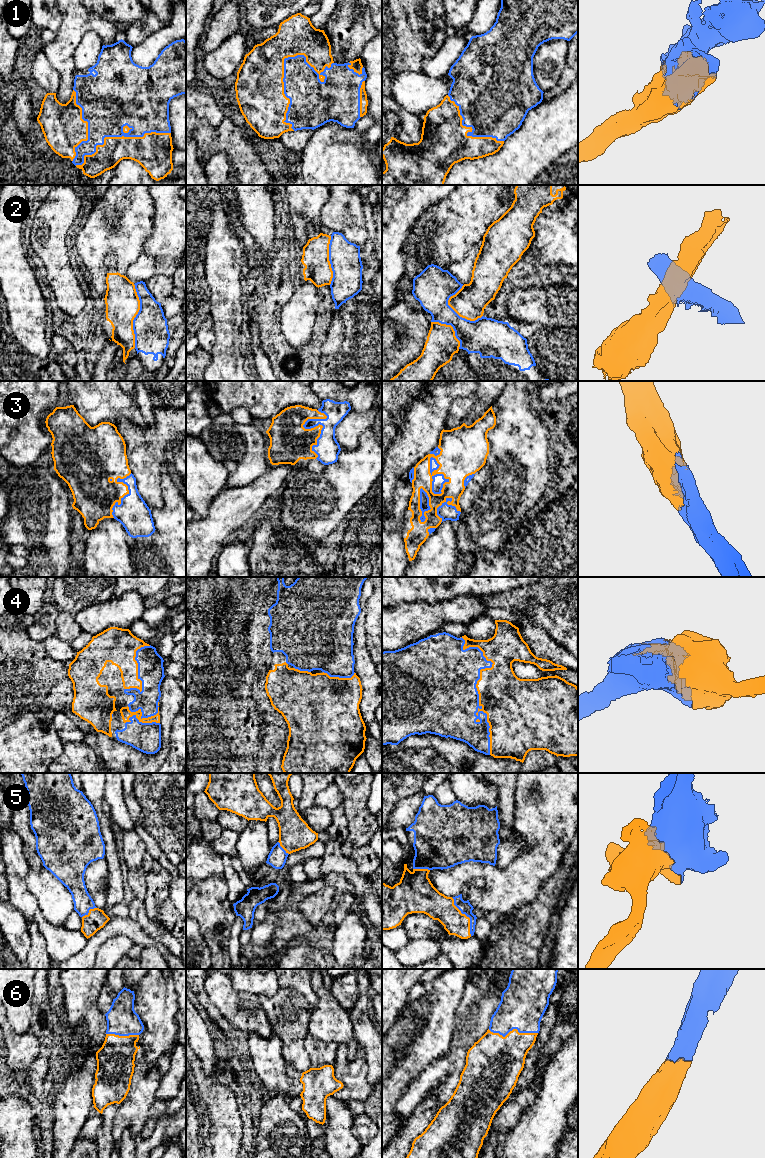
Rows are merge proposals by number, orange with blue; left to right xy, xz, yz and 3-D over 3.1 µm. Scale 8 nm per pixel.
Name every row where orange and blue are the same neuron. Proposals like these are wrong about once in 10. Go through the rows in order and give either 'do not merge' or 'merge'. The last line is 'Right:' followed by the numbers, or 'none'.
1: merge
2: do not merge
3: merge
4: merge
5: merge
6: merge
Right: 1, 3, 4, 5, 6

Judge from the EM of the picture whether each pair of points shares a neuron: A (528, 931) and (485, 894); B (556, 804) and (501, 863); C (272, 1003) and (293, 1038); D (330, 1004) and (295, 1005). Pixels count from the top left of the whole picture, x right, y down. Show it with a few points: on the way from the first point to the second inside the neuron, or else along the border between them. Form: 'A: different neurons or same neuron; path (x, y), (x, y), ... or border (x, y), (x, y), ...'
A: different neurons; border (528, 902), (521, 903), (504, 914)
B: different neurons; border (514, 829), (521, 841), (522, 850), (510, 862)
C: same neuron; path (281, 1012), (289, 1020), (292, 1029)
D: different neurons; border (312, 1009), (307, 1032)

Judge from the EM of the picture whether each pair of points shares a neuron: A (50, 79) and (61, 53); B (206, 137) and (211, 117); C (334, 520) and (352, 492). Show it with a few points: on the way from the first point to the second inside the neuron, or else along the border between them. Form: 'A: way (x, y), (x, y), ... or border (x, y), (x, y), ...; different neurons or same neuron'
A: border (41, 48), (47, 61), (58, 72), (57, 91); different neurons
B: border (196, 113), (214, 126), (217, 126), (223, 120); different neurons
C: way (339, 513), (345, 507), (348, 499); same neuron

